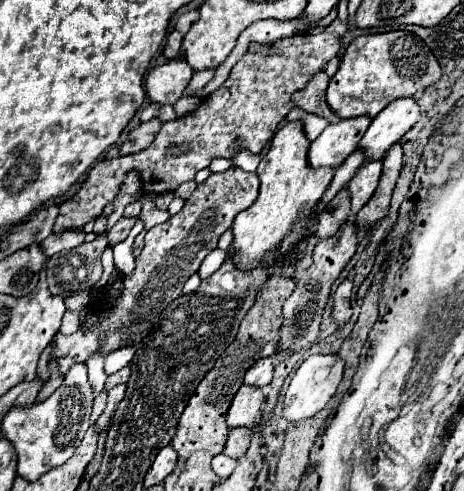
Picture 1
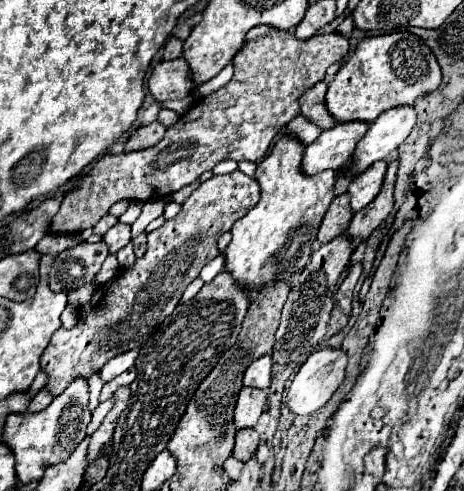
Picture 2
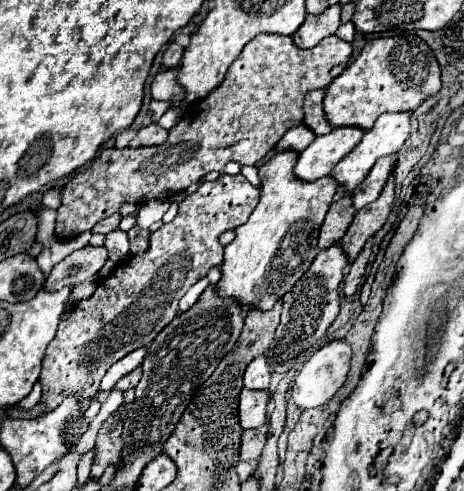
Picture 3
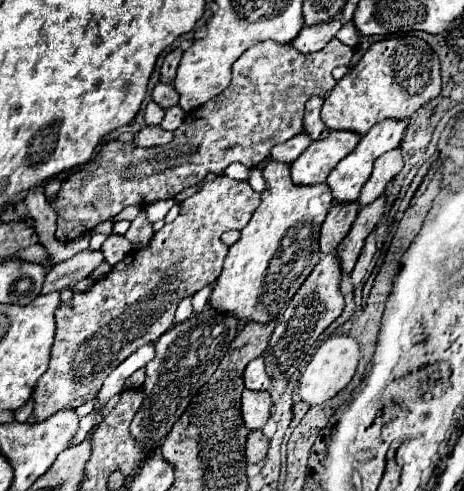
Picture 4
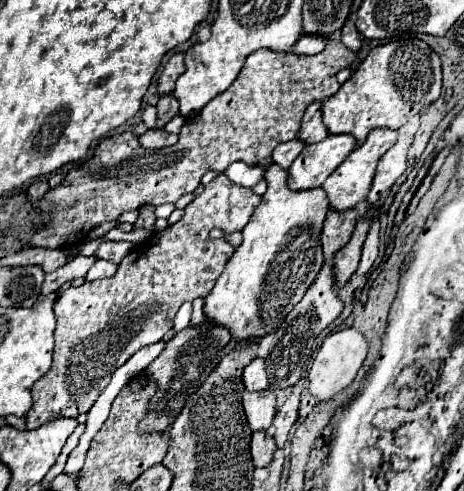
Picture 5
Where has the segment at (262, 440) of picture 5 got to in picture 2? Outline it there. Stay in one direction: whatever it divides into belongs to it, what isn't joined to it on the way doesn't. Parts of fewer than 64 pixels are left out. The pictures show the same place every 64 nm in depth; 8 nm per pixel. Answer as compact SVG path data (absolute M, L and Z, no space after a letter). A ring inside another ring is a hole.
M250 428L250 430L240 430L240 432L236 434L236 452L234 452L234 458L242 460L242 462L250 460L250 458L254 456L260 440L262 440L262 436L260 436L254 428Z

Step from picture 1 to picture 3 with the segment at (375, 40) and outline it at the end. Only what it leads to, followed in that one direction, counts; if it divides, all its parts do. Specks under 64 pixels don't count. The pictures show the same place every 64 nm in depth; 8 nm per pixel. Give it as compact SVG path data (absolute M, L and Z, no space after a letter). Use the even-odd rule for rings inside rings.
M414 36L374 38L366 42L360 56L326 88L324 114L330 126L356 126L370 130L384 112L412 112L440 90L440 66L430 46Z

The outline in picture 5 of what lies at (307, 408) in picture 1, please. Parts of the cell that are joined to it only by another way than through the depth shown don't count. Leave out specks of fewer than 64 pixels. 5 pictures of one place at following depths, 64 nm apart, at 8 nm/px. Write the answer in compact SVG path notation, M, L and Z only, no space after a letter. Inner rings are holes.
M350 326L350 328L342 328L342 330L334 332L334 334L330 334L324 340L322 348L318 350L312 370L308 372L308 390L318 400L328 400L334 394L342 392L356 378L362 362L366 360L366 354L368 354L368 340L358 328Z

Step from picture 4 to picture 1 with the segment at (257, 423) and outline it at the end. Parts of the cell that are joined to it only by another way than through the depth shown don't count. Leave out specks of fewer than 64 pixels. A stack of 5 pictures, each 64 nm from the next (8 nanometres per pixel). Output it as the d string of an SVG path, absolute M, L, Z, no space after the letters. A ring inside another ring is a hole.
M242 386L238 390L238 394L232 400L232 406L228 410L228 426L230 428L238 428L238 426L254 426L258 422L262 404L264 404L266 396L262 392L262 388L256 386Z

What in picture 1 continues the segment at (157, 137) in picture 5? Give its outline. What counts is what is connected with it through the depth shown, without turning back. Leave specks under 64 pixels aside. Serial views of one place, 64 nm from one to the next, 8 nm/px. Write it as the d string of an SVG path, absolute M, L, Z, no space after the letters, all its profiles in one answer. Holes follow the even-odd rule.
M152 118L150 122L140 124L140 126L138 126L136 130L132 130L132 132L128 134L128 138L124 140L124 144L122 144L122 148L120 148L120 154L124 156L124 154L132 154L132 152L140 152L140 150L148 148L148 146L154 142L156 134L160 132L160 126L162 126L162 122L160 122L158 118Z

